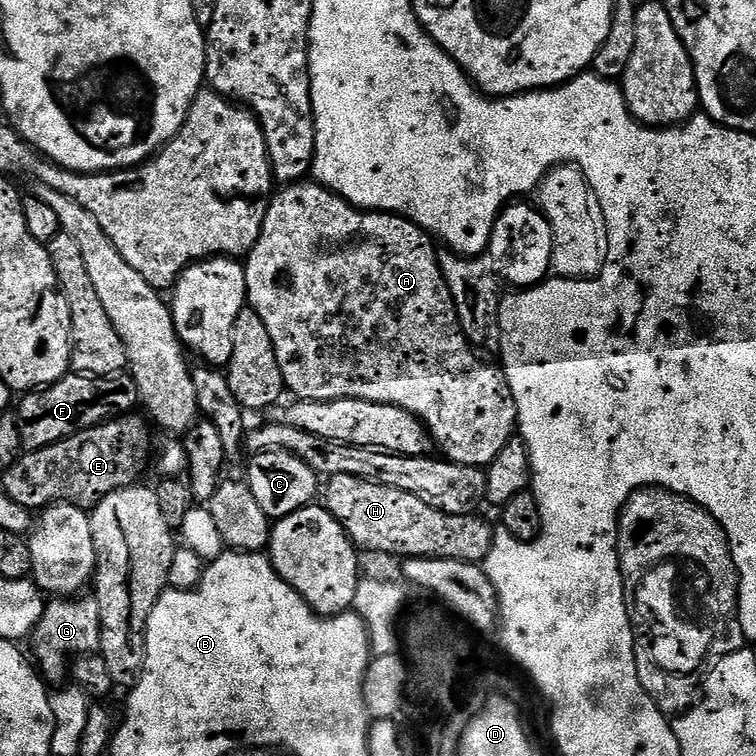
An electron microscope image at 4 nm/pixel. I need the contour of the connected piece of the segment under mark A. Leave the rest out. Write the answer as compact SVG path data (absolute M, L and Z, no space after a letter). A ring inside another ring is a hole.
M301 182L281 187L273 195L266 210L266 222L262 222L262 234L258 242L248 253L244 264L246 274L247 307L252 308L262 322L266 322L266 330L270 334L270 342L274 342L274 354L278 354L278 366L282 370L285 389L293 397L302 400L369 400L379 404L393 404L410 414L414 414L432 435L433 441L441 448L443 455L454 464L465 464L475 468L484 468L498 458L498 450L506 446L506 442L514 439L517 431L516 403L514 394L504 377L503 367L487 364L479 360L477 349L469 344L456 316L456 307L450 294L450 286L446 286L446 278L440 269L440 252L433 237L420 228L407 216L398 216L390 212L370 212L353 208L337 192L332 192L319 182ZM356 240L349 248L336 248L331 252L332 244L348 244Z

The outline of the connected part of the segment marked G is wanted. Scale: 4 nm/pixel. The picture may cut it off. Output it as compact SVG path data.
M84 594L73 600L52 598L45 603L42 618L30 637L30 656L45 685L60 686L69 679L73 659L85 654L99 653L101 642L102 626L95 595Z

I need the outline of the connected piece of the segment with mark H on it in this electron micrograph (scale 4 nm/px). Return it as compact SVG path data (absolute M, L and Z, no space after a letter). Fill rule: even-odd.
M338 474L327 477L322 488L322 504L329 514L346 530L346 534L357 549L368 552L385 552L388 556L411 558L429 556L435 560L465 560L471 564L480 564L492 553L492 528L480 517L480 514L459 516L446 514L442 510L434 510L434 506L426 506L422 498L414 498L414 494L406 494L406 490L398 490L394 486L375 484L373 480L354 478L350 474Z

